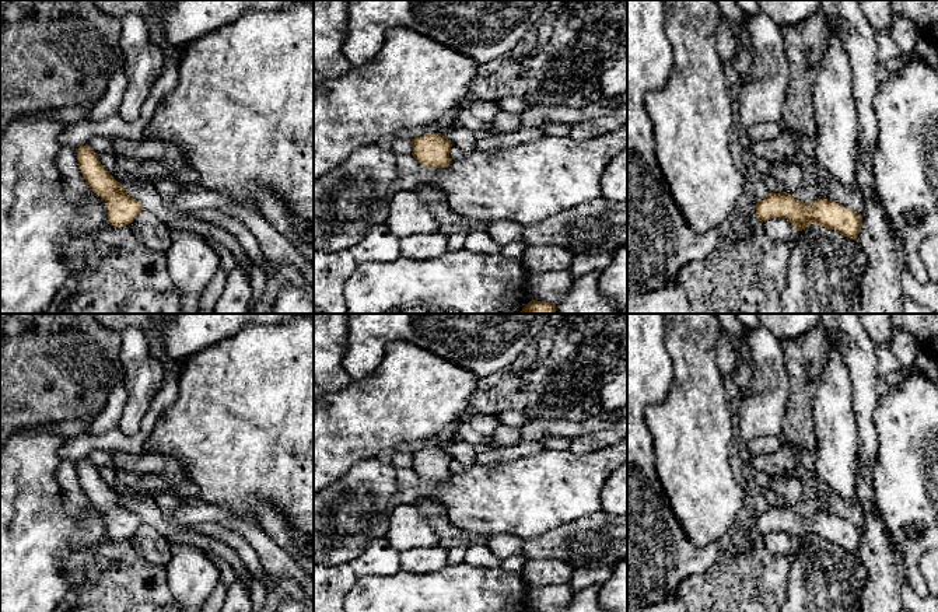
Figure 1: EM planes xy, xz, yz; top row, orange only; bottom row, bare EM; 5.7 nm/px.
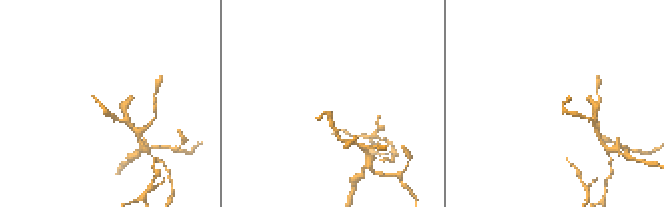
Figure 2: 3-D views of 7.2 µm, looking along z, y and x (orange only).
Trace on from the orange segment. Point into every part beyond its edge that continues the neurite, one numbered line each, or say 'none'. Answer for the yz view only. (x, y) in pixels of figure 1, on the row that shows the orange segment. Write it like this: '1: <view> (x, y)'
1: yz (752, 223)

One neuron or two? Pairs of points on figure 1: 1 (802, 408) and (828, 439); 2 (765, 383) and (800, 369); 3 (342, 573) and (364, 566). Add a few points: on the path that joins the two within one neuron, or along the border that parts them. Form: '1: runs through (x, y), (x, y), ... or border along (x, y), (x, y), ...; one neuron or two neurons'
1: border along (818, 390), (812, 405), (816, 434), (814, 451); two neurons
2: border along (780, 341), (788, 376), (786, 405); two neurons
3: border along (349, 563), (357, 576); two neurons

